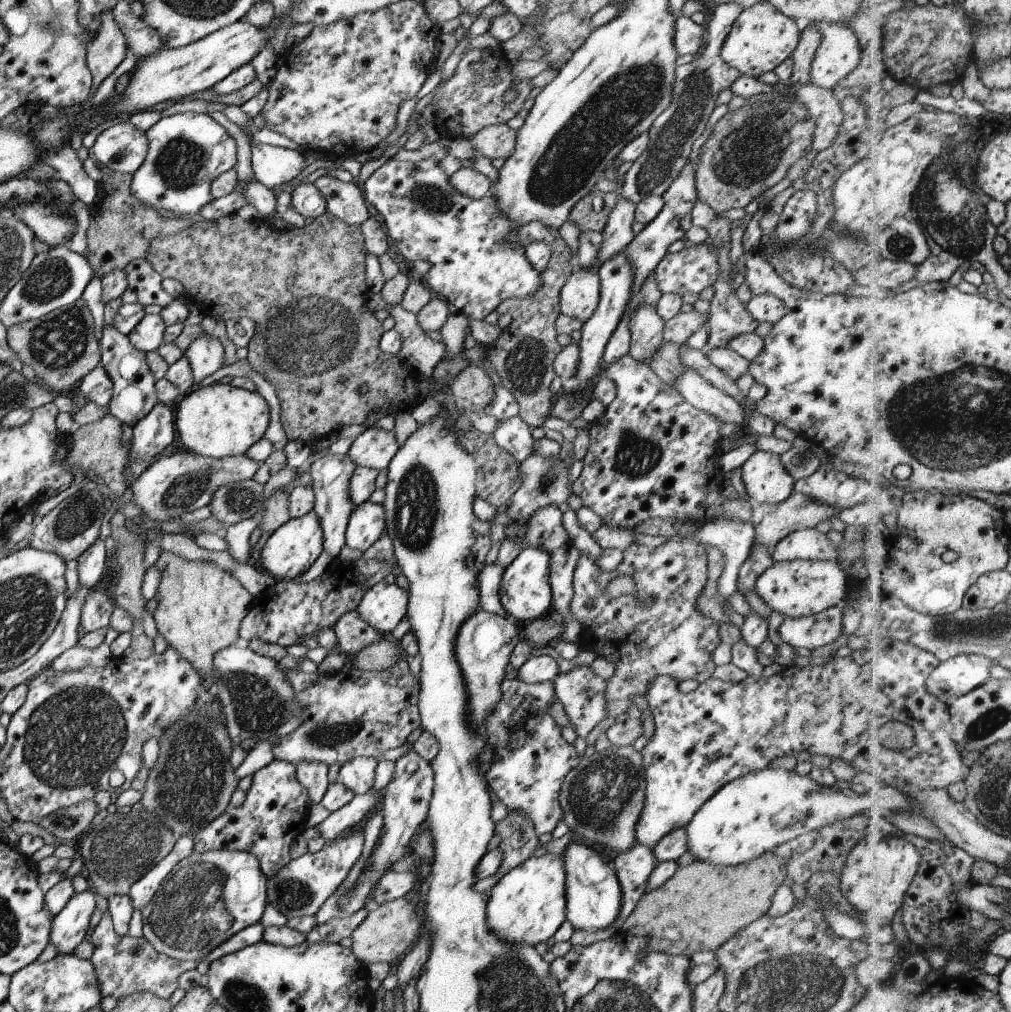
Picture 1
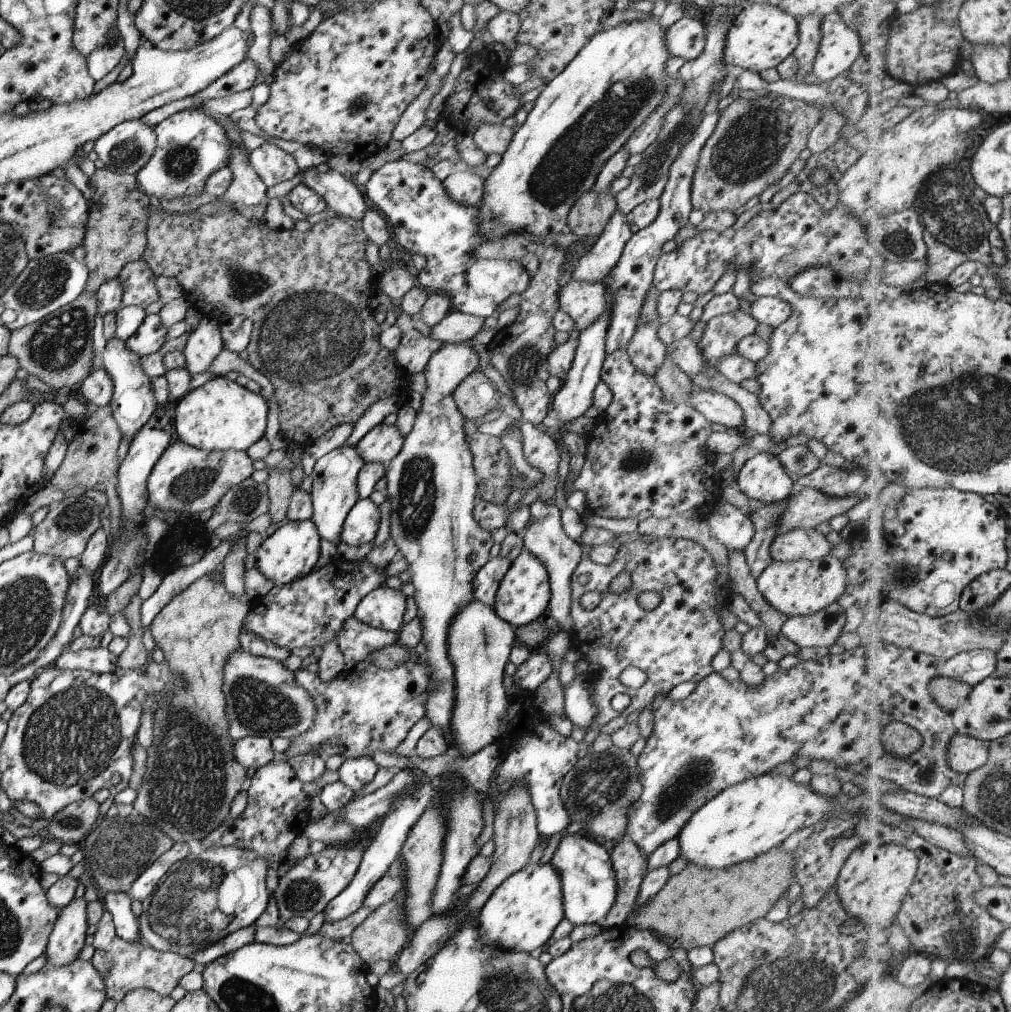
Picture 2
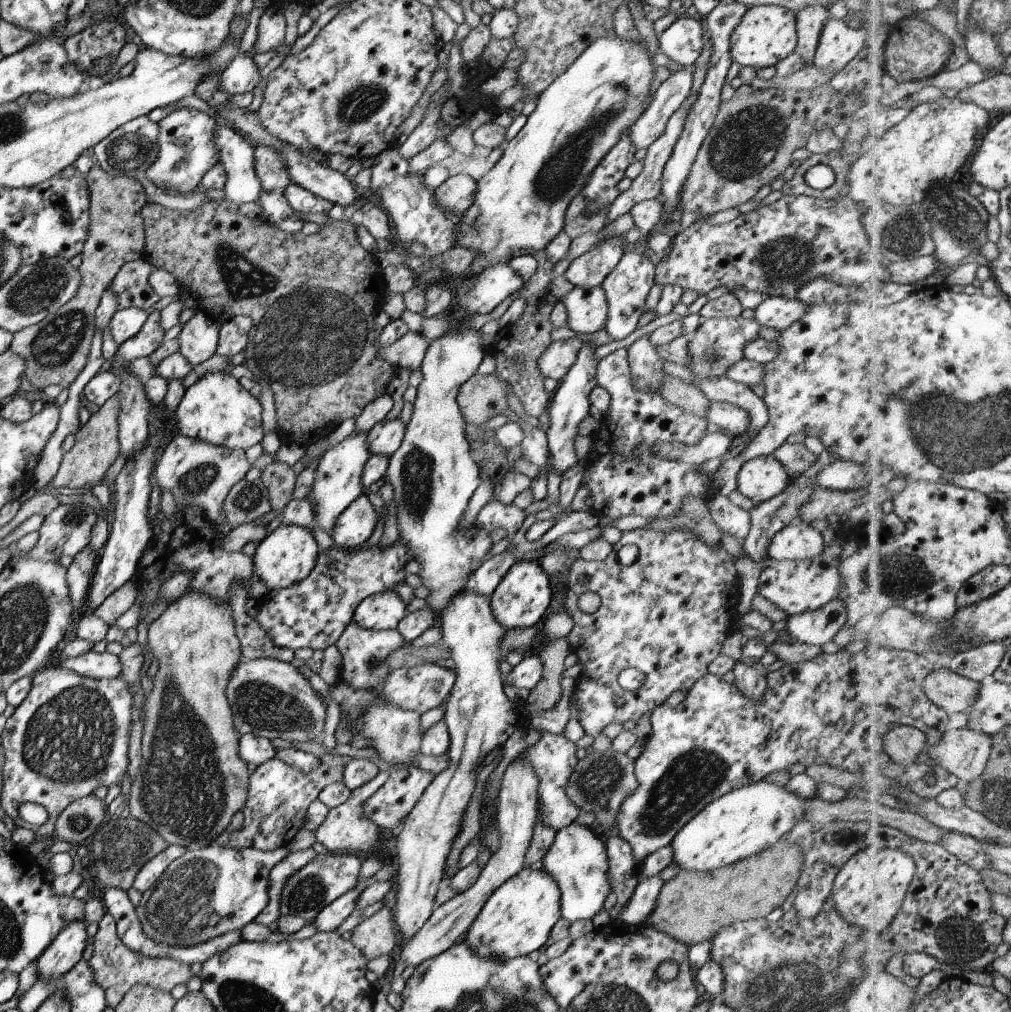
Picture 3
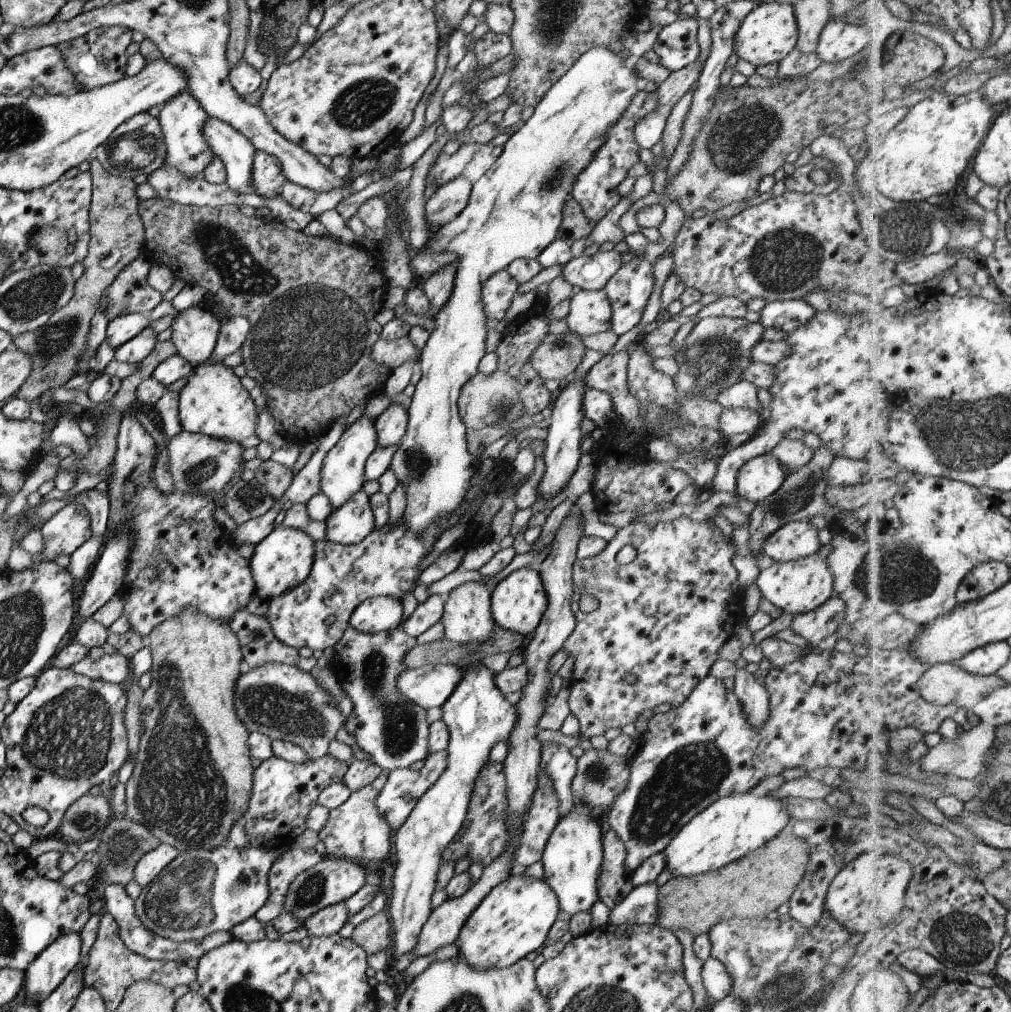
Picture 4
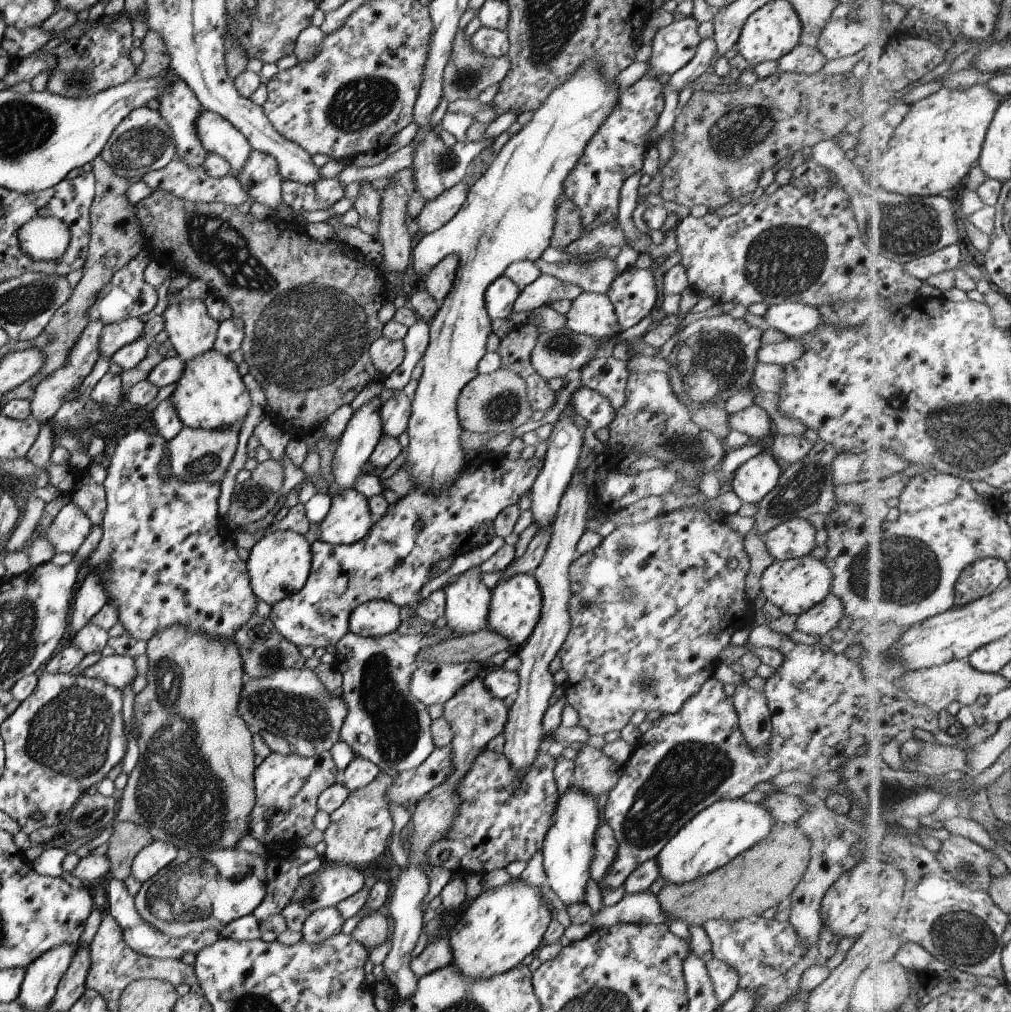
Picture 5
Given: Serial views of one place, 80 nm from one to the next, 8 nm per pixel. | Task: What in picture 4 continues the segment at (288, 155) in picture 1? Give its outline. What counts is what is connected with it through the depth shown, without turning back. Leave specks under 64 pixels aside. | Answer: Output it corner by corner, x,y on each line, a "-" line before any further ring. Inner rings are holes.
254,151
250,184
253,193
271,200
280,194
280,188
285,182
278,160
270,154

